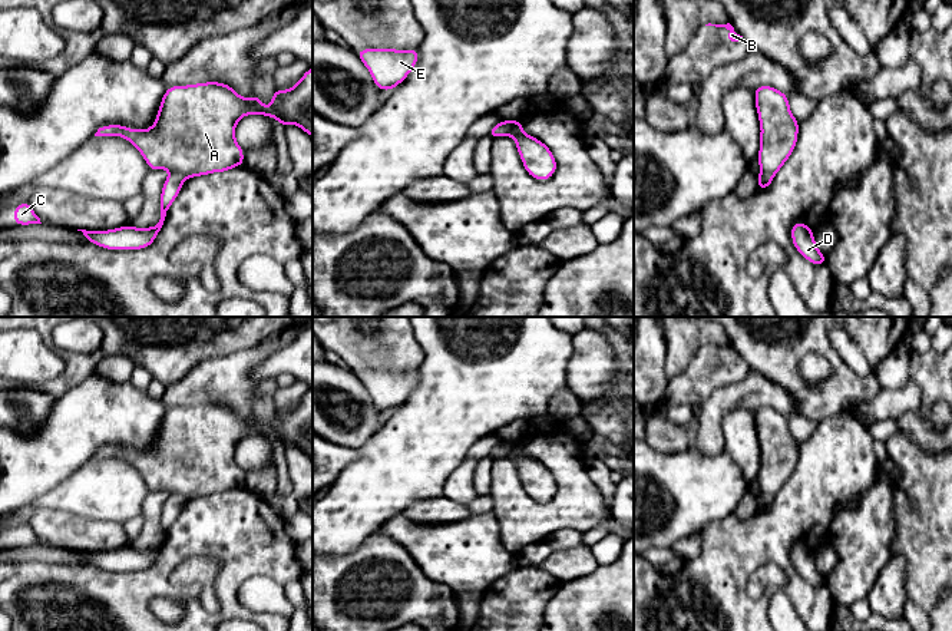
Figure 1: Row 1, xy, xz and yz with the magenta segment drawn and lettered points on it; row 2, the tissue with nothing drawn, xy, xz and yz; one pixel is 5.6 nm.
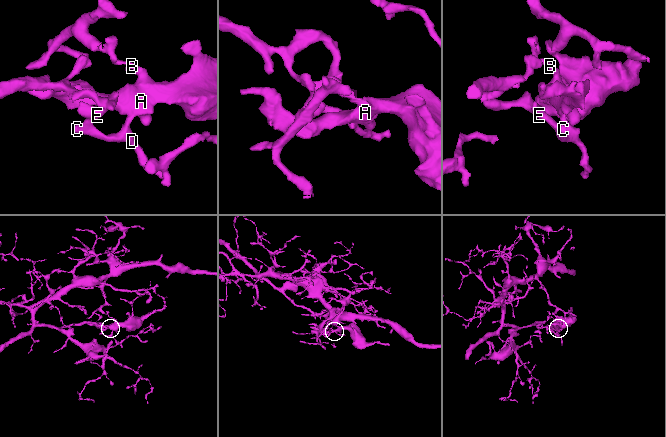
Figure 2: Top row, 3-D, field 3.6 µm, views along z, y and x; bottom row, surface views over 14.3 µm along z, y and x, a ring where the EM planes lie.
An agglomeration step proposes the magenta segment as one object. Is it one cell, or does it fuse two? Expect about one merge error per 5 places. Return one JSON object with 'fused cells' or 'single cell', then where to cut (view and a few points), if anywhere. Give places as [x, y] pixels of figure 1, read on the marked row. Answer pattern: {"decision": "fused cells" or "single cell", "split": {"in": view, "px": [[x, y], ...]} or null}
{"decision": "single cell", "split": null}

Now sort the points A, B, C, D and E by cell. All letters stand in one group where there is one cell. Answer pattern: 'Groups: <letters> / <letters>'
Groups: A B C D E

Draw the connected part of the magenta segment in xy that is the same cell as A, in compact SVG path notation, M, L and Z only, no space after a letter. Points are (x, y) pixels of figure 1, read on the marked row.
M313 67L288 90L275 89L268 109L262 106L262 100L257 93L252 99L245 99L227 83L205 82L168 87L161 100L156 120L149 129L129 129L123 125L105 125L99 128L95 136L125 138L142 153L151 171L168 169L171 174L162 186L161 219L156 225L151 228L126 225L108 231L77 231L82 231L90 244L106 250L148 248L156 239L166 212L186 178L227 172L231 168L244 165L244 151L235 139L235 126L245 115L274 116L284 128L294 123L313 138Z

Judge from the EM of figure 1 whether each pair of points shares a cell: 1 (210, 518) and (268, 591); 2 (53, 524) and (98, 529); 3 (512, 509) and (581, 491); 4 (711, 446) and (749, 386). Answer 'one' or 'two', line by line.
1: two
2: one
3: one
4: one

